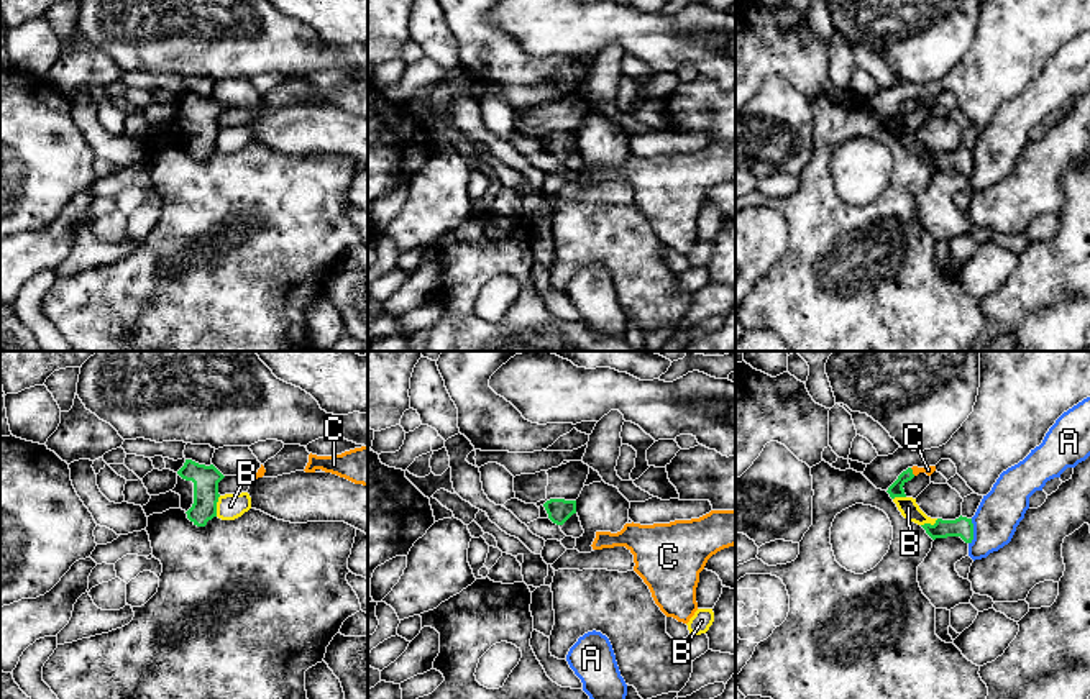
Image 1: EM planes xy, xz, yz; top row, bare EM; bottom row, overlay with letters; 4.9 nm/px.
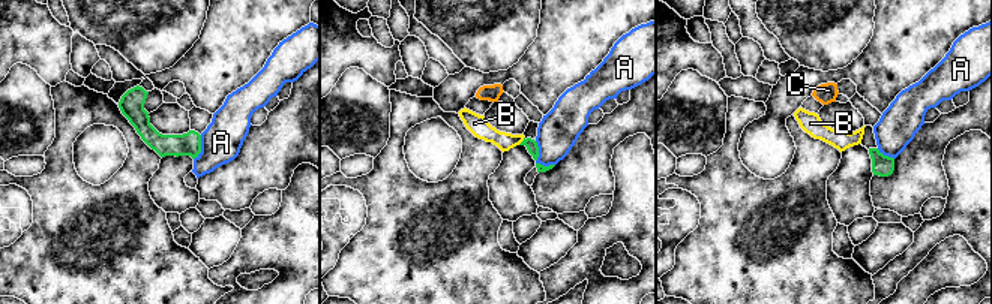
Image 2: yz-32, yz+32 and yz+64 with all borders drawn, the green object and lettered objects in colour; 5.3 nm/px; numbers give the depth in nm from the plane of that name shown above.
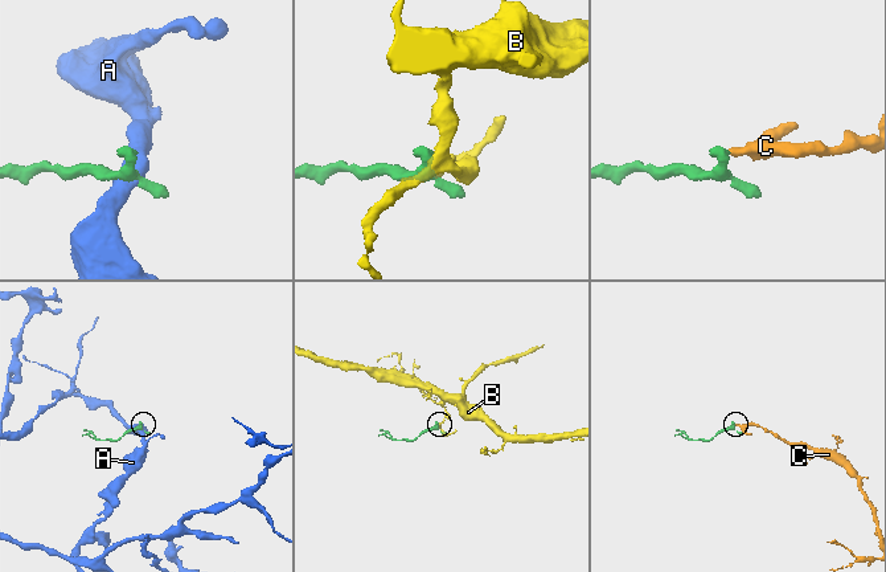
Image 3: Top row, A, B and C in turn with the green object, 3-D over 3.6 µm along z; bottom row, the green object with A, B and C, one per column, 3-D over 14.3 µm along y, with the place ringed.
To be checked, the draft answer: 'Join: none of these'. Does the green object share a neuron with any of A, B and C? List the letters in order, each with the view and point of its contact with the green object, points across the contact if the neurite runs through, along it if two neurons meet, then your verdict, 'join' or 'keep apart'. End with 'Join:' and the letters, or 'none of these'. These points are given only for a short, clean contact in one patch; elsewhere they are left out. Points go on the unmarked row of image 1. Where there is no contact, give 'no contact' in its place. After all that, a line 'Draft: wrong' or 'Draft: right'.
A: meets green in yz at (972, 164); border along yz (970, 151), (972, 173), (969, 176); keep apart
B: meets green in xy at (215, 138); border along xy (220, 128), (215, 148); keep apart
C: meets green in yz at (911, 104); runs through yz (895, 122), (911, 104), (928, 102); join
Join: C
Draft: wrong

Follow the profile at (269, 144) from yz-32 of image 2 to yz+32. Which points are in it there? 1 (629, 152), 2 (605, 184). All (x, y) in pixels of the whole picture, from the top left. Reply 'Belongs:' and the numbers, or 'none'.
Belongs: 2

